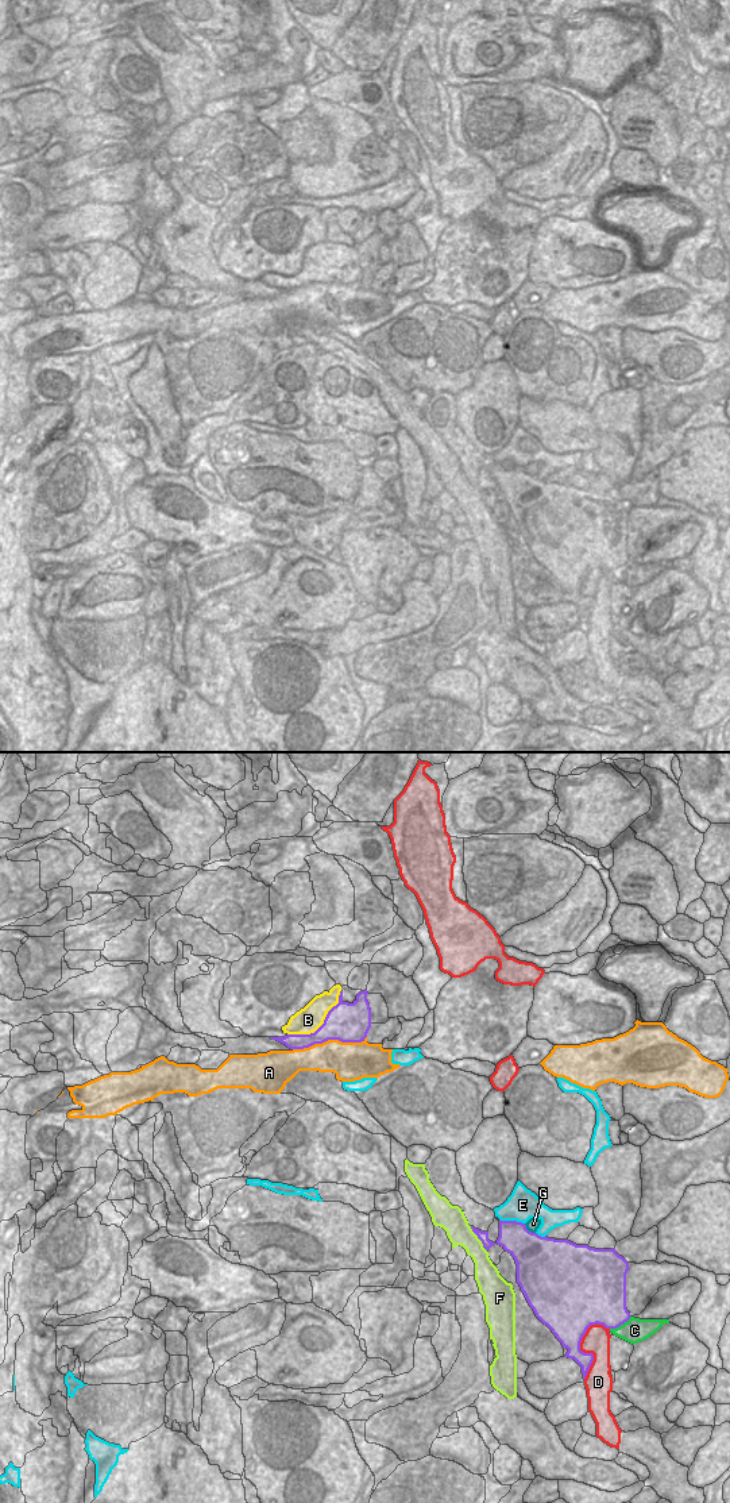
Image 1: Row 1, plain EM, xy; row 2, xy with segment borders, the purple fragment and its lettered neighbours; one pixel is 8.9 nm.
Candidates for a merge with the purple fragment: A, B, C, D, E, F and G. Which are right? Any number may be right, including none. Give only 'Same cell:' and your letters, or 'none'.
Same cell: B

